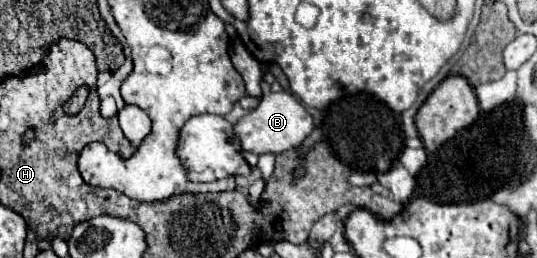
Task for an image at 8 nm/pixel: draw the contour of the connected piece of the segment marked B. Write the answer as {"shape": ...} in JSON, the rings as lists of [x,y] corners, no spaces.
{"shape":[[[264,79],[260,85],[262,89],[260,105],[256,109],[252,109],[248,115],[244,115],[234,125],[234,133],[240,135],[240,139],[242,139],[242,149],[252,151],[256,155],[262,155],[262,153],[280,155],[284,151],[296,149],[310,135],[310,123],[314,123],[310,113],[304,109],[304,105],[294,95],[290,95],[286,91],[272,93],[270,85]]]}

